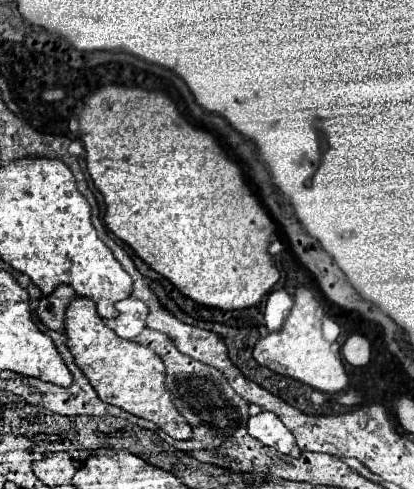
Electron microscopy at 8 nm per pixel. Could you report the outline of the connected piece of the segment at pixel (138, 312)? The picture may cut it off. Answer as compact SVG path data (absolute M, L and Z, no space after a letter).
M125 298L125 300L119 300L115 308L119 310L119 316L111 320L113 332L121 338L133 340L145 328L145 318L149 314L147 306L141 300Z

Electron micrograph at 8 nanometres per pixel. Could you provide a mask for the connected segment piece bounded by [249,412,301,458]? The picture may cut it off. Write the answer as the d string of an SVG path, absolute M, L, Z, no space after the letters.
M261 412L257 416L251 416L249 418L249 434L253 438L257 438L261 444L277 448L281 454L289 454L293 458L301 454L293 434L285 428L285 424L273 412Z

